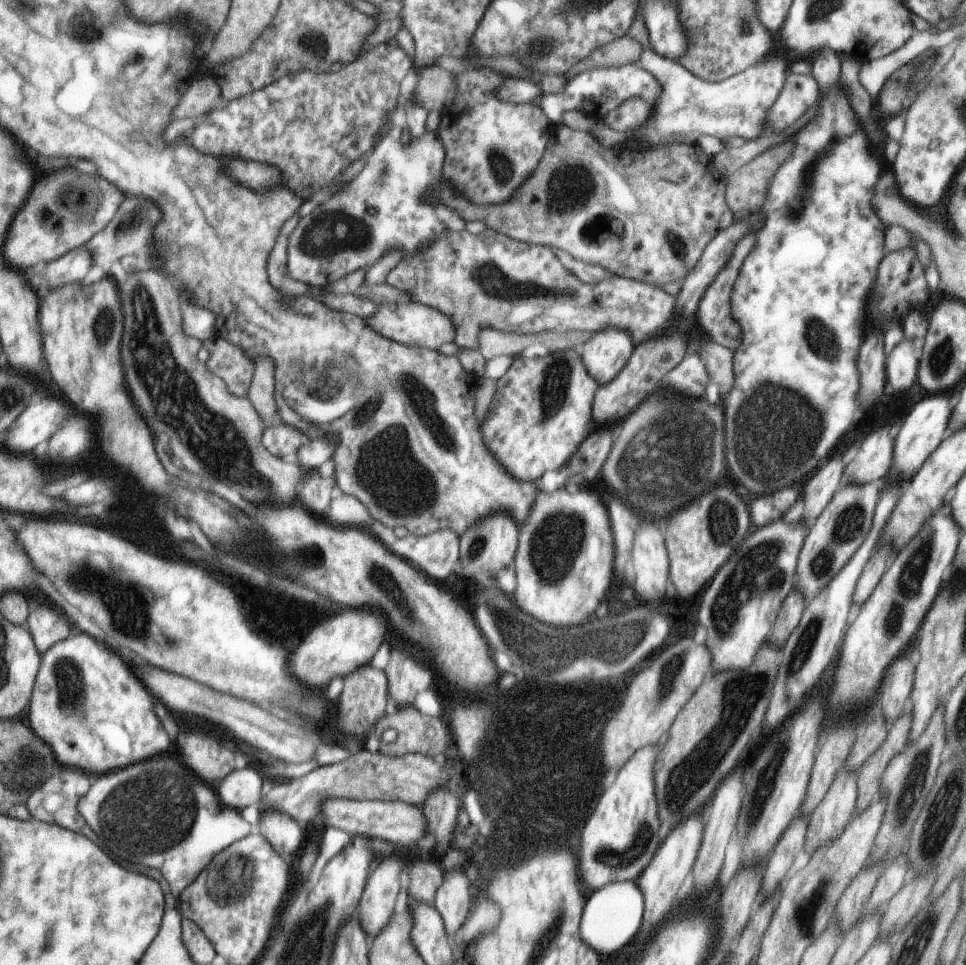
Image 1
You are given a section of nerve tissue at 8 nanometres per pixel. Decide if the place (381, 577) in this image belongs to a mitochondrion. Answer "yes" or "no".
no

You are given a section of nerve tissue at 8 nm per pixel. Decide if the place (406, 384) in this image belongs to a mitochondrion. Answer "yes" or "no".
yes

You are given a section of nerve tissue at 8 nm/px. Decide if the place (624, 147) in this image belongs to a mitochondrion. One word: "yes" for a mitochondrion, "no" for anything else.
no

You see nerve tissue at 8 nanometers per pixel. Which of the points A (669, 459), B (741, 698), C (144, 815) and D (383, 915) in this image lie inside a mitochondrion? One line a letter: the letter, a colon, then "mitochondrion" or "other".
A: mitochondrion
B: mitochondrion
C: mitochondrion
D: other

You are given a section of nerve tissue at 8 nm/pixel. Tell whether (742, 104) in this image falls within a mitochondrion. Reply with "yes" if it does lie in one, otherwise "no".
no

